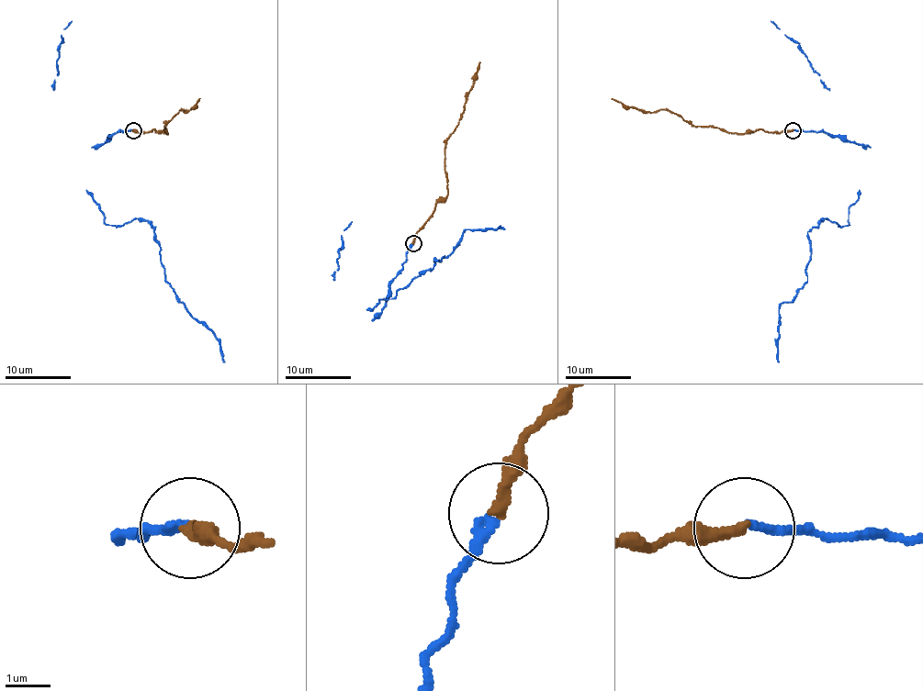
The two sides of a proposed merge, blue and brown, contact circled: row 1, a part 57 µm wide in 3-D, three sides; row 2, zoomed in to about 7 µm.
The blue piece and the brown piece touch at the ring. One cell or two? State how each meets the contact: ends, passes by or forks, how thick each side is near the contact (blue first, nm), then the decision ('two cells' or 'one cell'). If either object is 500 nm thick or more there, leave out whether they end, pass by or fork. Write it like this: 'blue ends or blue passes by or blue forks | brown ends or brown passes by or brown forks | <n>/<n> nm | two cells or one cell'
blue ends | brown ends | 200/260 nm | one cell

